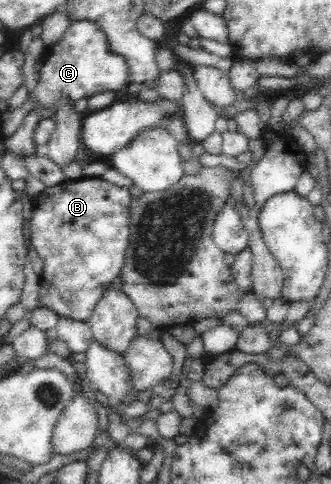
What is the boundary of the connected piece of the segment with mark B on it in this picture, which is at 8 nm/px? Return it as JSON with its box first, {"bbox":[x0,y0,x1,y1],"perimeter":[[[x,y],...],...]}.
{"bbox":[30,177,133,321],"perimeter":[[[102,177],[64,178],[57,186],[46,188],[37,195],[32,208],[30,237],[44,262],[38,292],[38,298],[44,302],[44,306],[59,316],[88,321],[97,302],[111,288],[113,280],[120,276],[125,266],[125,254],[127,254],[130,236],[131,204],[133,204],[133,196],[129,188],[112,184]]]}

